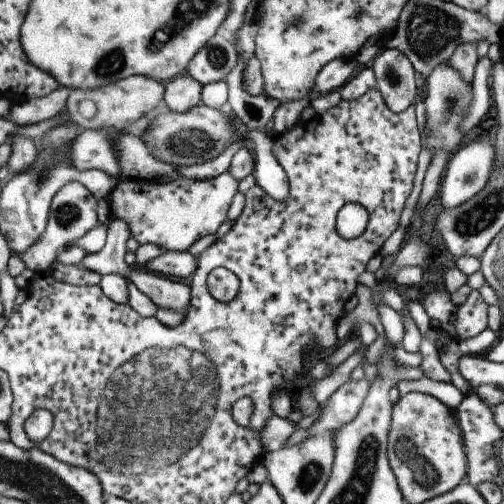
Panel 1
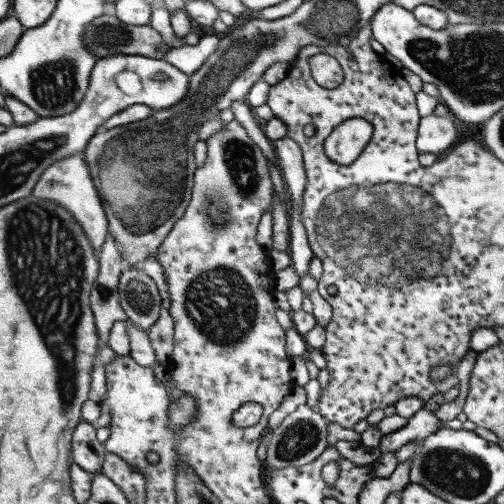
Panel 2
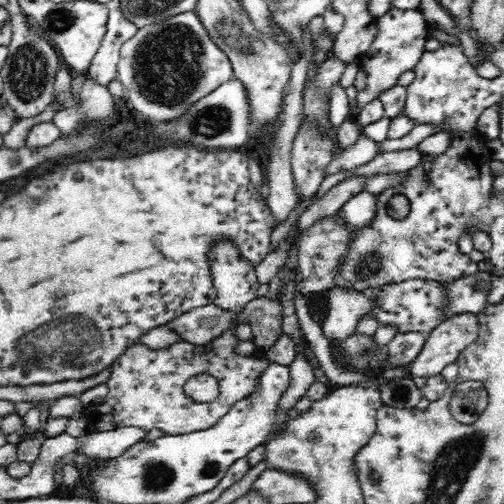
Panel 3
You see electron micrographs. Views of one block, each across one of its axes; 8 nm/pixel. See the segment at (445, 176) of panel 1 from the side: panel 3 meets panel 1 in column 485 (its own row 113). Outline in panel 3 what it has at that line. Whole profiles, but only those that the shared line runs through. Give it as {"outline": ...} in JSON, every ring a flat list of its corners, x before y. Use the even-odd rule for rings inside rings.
{"outline":[[182,12,164,22,140,28,136,36,124,42,118,62,118,80,124,86,126,100,146,118,172,122,194,106,194,102,234,80,234,70,228,56,208,36,198,14]]}

